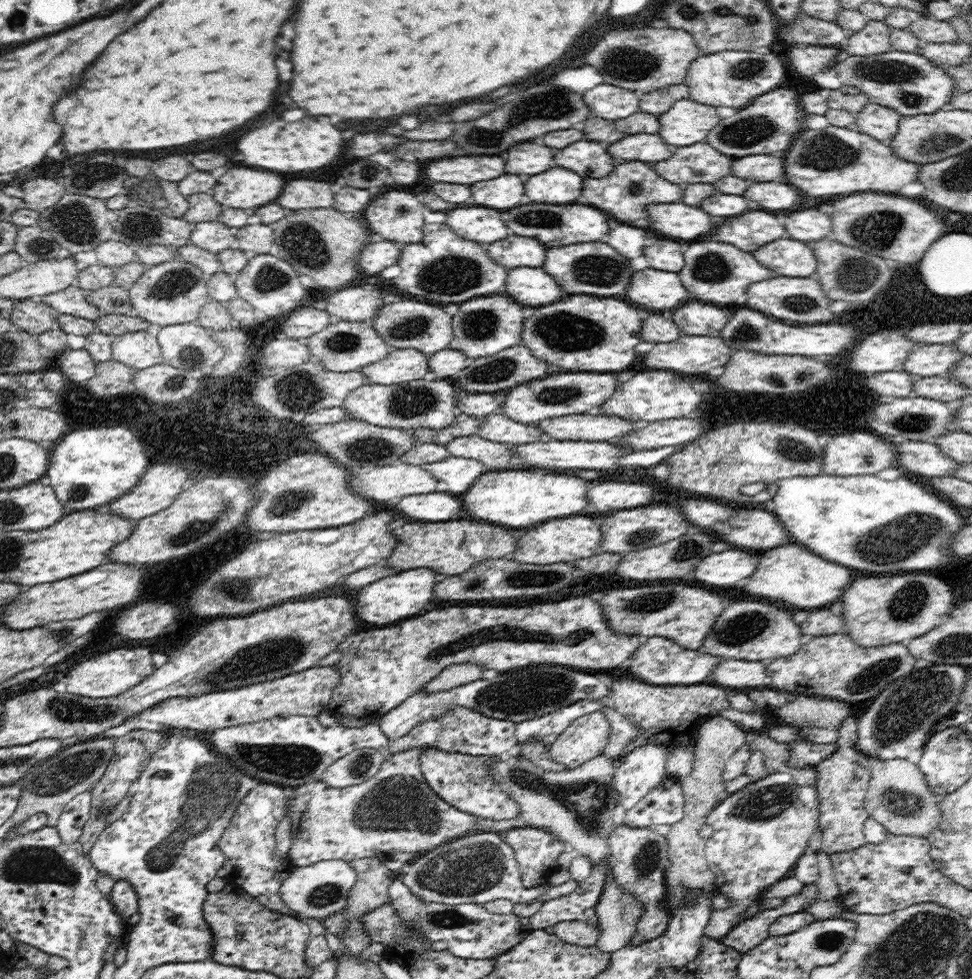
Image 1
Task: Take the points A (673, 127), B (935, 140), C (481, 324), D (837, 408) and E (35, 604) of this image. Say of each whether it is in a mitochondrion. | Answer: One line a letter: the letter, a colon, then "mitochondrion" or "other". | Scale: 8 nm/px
A: other
B: mitochondrion
C: mitochondrion
D: other
E: other

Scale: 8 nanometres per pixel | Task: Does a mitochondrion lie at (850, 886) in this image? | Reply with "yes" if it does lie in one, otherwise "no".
no

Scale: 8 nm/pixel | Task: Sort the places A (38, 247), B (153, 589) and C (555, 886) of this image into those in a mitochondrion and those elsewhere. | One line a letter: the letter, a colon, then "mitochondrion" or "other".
A: mitochondrion
B: other
C: other

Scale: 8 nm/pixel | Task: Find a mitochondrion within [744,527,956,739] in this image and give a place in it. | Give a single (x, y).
(879, 672)

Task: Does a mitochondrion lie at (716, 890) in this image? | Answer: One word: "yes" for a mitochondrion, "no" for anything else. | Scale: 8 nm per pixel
no

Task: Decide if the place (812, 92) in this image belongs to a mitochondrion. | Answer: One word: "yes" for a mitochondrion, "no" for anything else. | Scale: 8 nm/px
no

